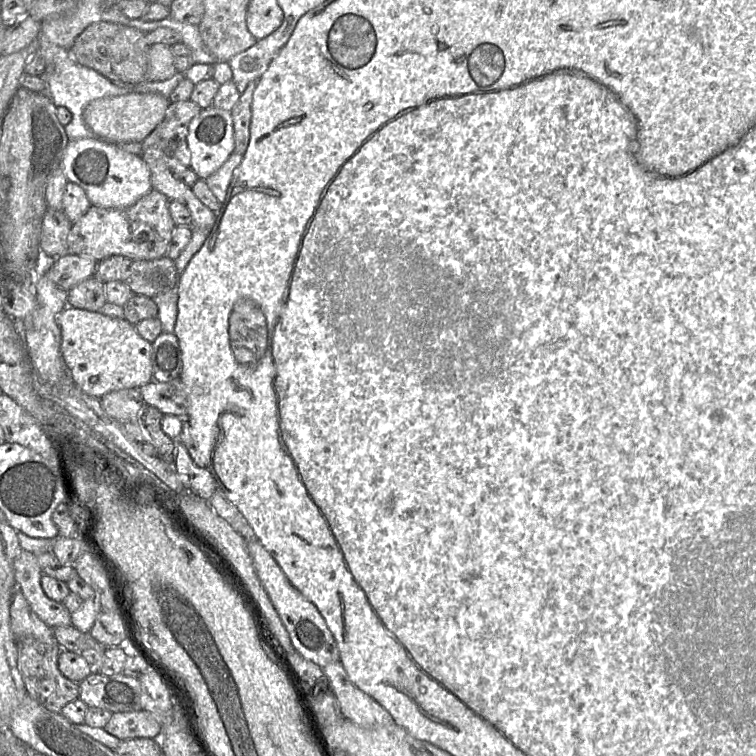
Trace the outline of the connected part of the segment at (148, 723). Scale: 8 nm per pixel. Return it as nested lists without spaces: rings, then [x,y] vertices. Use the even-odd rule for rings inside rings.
[[[141,709],[139,711],[112,713],[103,729],[119,740],[131,738],[160,740],[162,725],[152,713]]]

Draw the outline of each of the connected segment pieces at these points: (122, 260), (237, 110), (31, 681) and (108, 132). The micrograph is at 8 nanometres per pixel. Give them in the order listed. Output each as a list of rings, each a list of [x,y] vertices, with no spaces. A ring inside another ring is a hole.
[[[114,255],[100,261],[94,276],[104,283],[120,281],[129,286],[135,295],[145,295],[154,298],[178,286],[179,295],[179,273],[175,262],[167,256],[154,260],[135,260],[121,255]]]
[[[258,80],[249,82],[245,91],[231,110],[234,129],[234,153],[244,155],[250,141],[250,123],[252,116],[252,96]]]
[[[34,637],[17,639],[17,666],[27,695],[52,712],[60,712],[67,703],[79,698],[79,683],[66,678],[58,669],[61,650],[58,643],[43,643]]]
[[[130,92],[91,101],[83,112],[87,127],[95,137],[114,144],[142,142],[164,119],[170,100],[157,93]]]

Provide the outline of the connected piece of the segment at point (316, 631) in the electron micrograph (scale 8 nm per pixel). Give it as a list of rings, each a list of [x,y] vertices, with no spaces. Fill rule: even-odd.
[[[246,540],[257,575],[287,630],[294,649],[319,667],[339,661],[335,639],[316,606],[296,589],[259,540]]]

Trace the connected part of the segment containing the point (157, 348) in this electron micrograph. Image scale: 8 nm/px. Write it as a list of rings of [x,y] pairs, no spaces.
[[[162,332],[152,343],[153,381],[168,382],[180,377],[182,356],[174,333]]]

